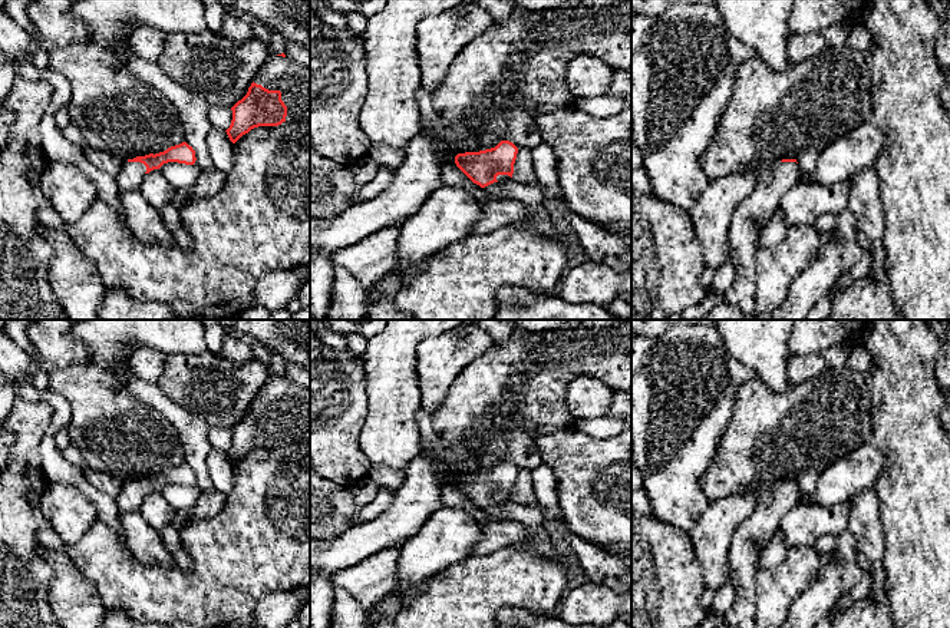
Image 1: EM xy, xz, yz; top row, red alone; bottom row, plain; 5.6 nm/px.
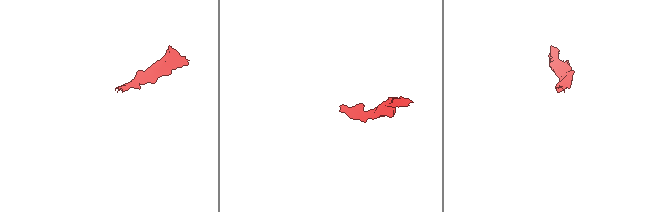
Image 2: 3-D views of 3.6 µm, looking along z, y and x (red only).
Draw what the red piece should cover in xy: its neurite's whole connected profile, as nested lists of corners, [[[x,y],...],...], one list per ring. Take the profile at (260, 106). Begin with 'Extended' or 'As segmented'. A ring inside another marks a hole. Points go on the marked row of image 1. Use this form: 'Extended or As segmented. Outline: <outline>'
Extended. Outline: [[[284,53],[270,54],[255,75],[247,95],[231,110],[232,120],[225,132],[232,143],[258,126],[303,122],[306,116],[310,116],[310,67],[291,62]]]

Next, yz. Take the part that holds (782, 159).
Extended. Outline: [[[796,159],[765,163],[756,188],[736,208],[729,231],[729,260],[735,280],[723,292],[725,301],[759,320],[755,301],[755,252],[762,231],[769,224],[782,195],[799,181]]]

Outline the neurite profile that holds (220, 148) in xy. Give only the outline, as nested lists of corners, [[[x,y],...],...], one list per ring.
[[[212,128],[207,135],[207,146],[214,166],[227,173],[234,165],[232,142],[227,132],[220,128]]]

